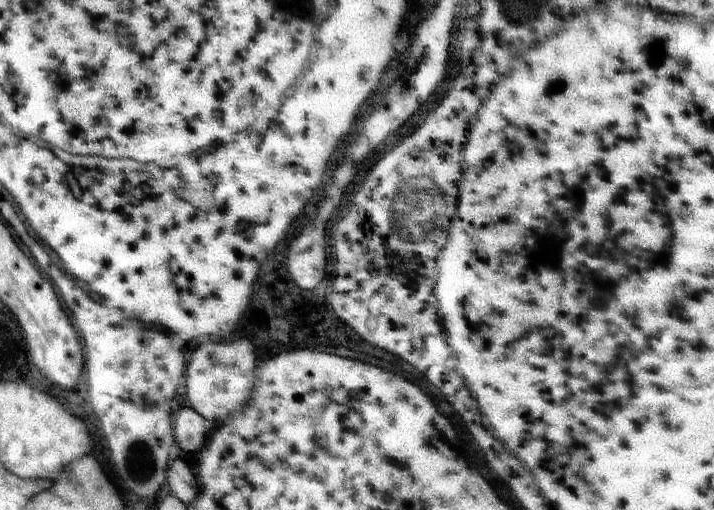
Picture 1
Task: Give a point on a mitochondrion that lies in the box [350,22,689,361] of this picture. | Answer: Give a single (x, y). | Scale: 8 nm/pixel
(416, 209)

